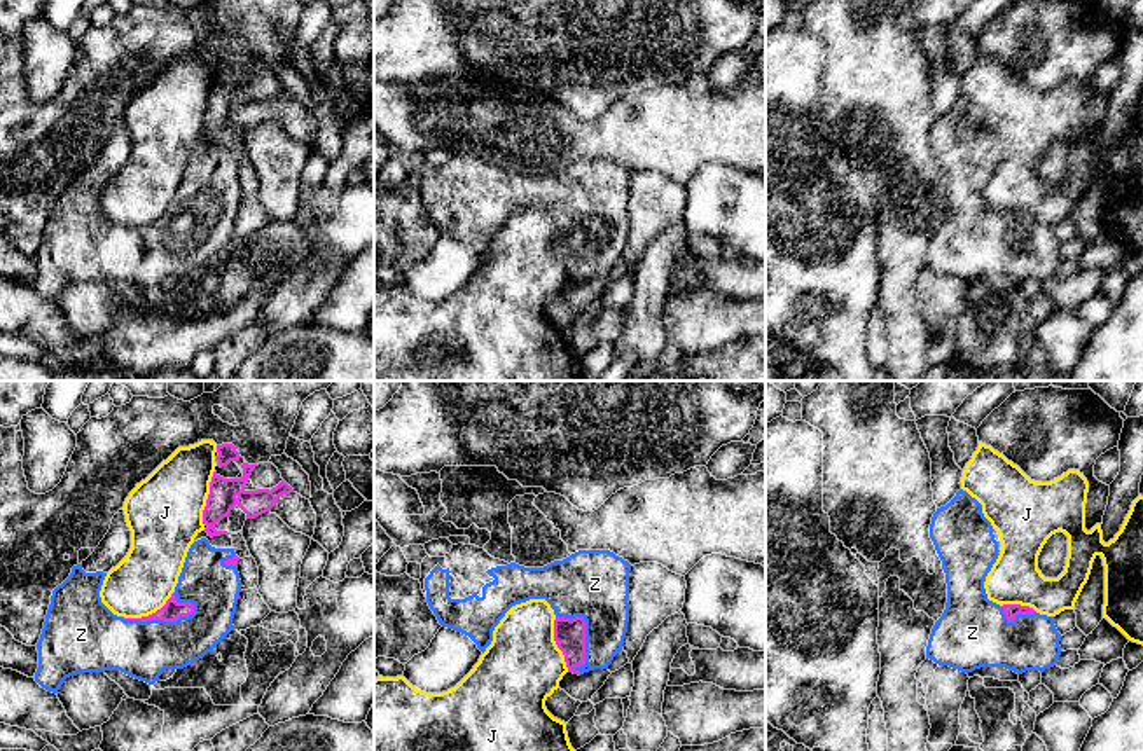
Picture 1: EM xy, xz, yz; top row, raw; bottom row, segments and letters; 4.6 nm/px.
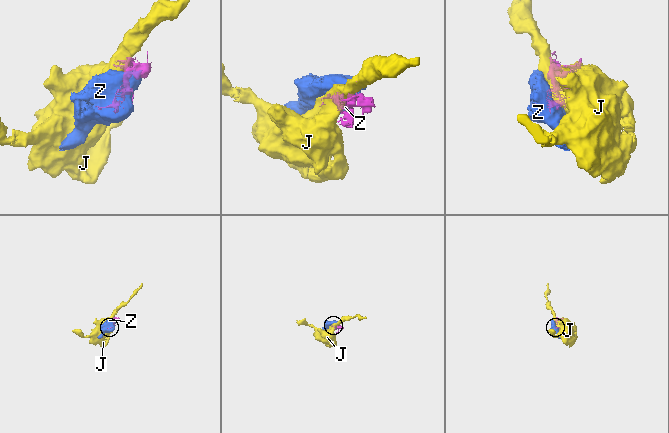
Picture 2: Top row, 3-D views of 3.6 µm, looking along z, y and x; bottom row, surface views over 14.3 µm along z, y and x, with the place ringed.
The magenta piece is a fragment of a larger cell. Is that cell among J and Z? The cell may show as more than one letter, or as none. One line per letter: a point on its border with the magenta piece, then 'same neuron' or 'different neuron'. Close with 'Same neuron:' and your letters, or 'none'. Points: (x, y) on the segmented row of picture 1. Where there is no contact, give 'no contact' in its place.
J: contact xy (149, 615); different neuron
Z: contact xy (159, 619); same neuron
Same neuron: Z

